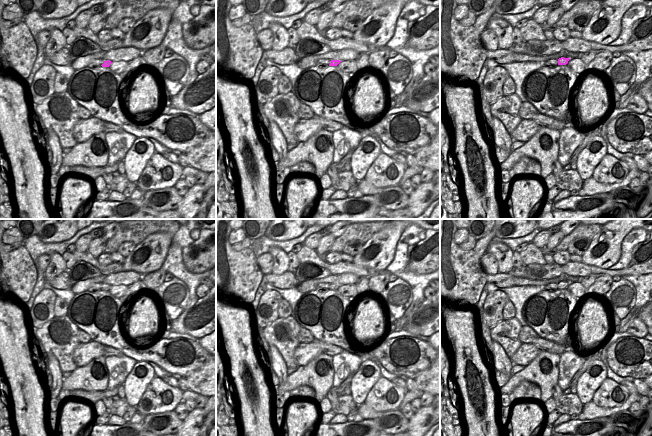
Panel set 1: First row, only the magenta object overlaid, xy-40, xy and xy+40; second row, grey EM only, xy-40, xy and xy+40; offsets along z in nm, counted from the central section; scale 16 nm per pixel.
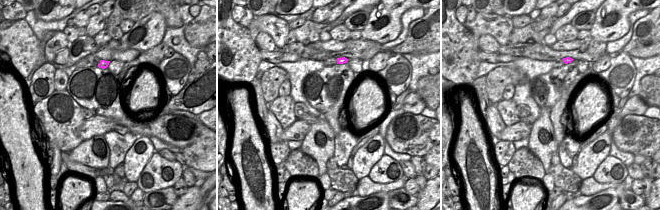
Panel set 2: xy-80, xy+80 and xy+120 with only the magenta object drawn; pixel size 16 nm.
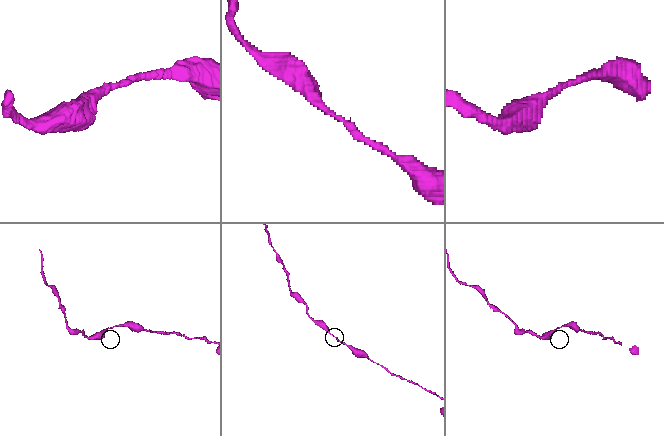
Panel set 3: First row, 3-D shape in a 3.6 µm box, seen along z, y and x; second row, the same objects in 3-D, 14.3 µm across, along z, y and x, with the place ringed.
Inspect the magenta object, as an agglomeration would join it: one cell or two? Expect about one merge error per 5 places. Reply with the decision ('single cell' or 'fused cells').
single cell

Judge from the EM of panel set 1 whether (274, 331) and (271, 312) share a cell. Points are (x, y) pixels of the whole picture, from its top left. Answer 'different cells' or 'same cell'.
different cells

